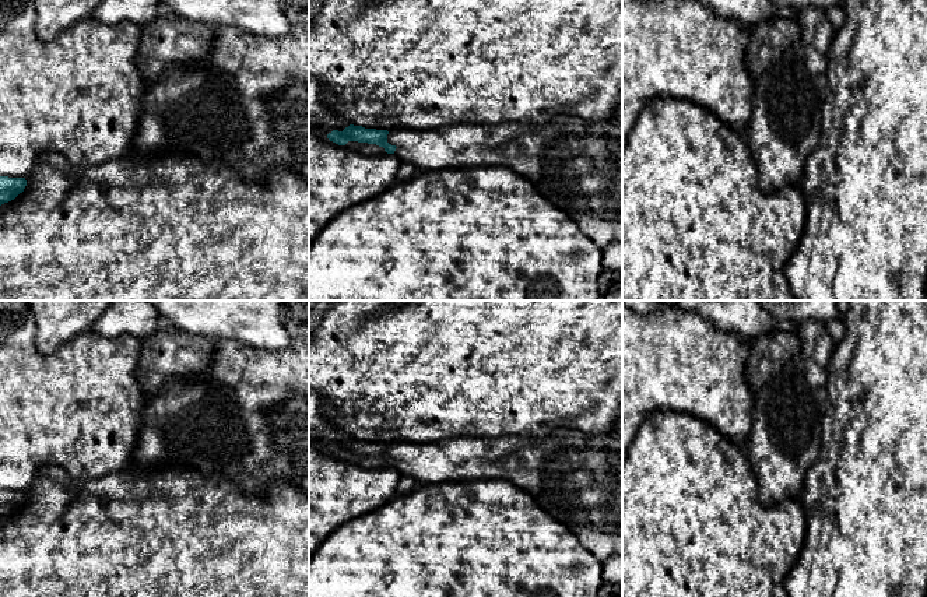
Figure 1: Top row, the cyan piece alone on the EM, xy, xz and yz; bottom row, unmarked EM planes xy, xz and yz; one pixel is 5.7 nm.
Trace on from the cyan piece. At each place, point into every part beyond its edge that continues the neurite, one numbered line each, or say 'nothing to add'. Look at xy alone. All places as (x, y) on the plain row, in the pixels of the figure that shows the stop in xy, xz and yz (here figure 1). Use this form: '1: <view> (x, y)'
nothing to add

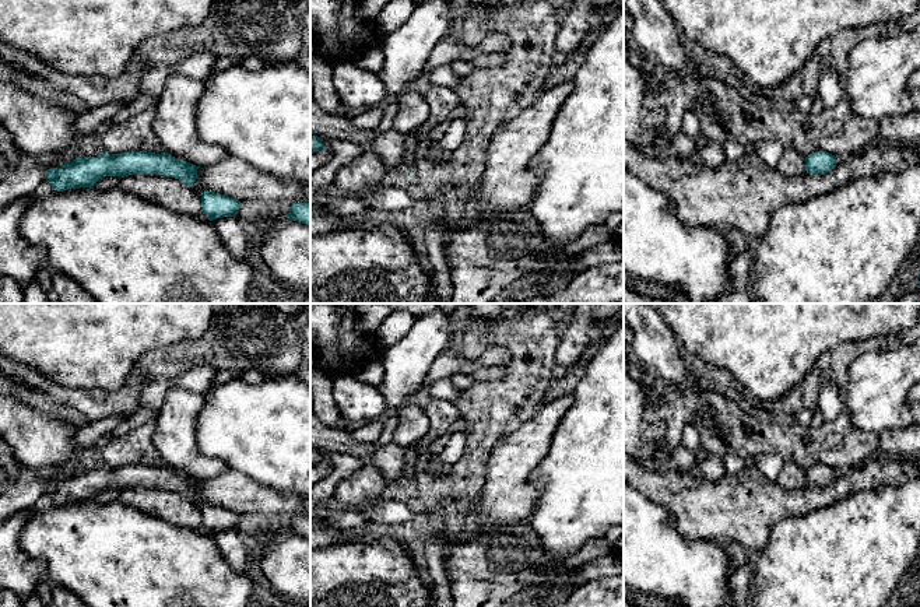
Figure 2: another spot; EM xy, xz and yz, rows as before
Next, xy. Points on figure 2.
nothing to add

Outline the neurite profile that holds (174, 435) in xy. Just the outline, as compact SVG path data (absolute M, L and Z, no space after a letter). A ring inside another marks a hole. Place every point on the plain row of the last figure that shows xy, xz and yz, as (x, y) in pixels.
M172 387L154 422L152 442L165 466L196 480L214 480L228 470L215 457L203 455L197 446L197 418L204 404L204 394Z

